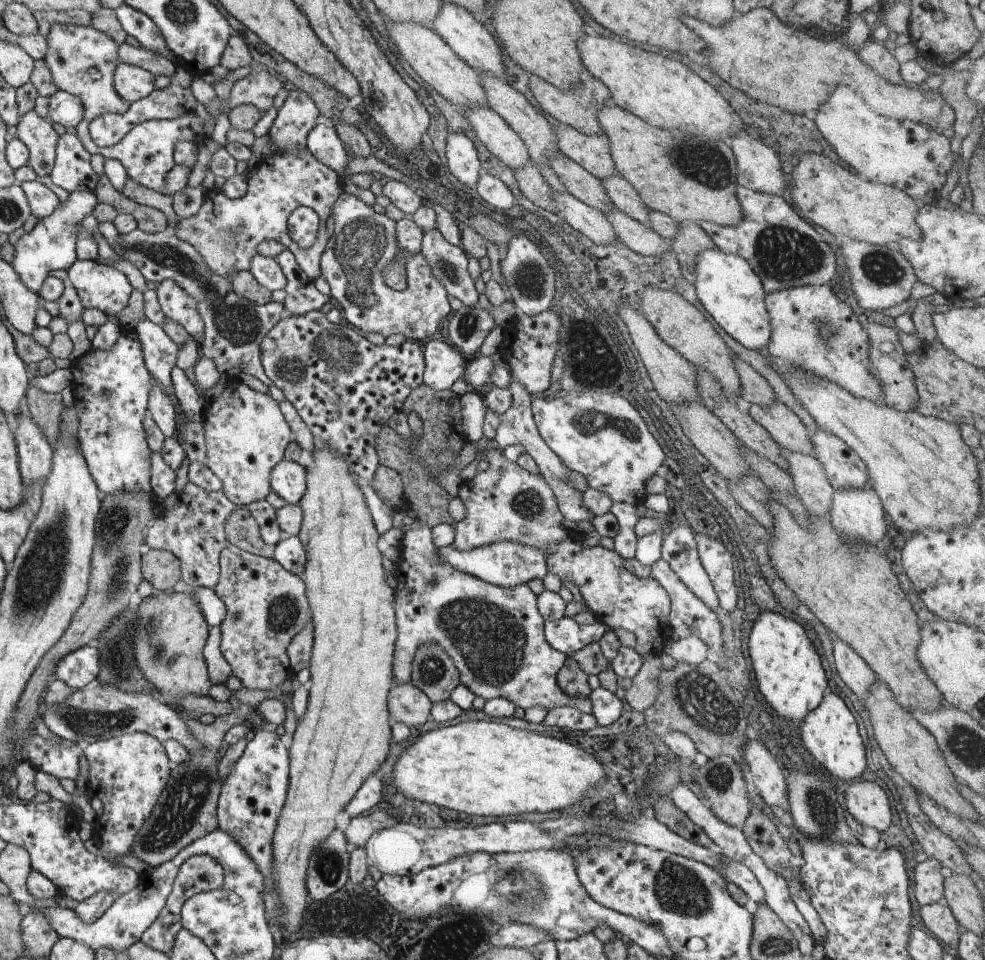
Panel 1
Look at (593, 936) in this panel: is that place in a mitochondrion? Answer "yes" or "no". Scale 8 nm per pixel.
no

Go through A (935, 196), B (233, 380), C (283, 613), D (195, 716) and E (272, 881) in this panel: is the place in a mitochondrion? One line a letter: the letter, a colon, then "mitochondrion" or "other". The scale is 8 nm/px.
A: other
B: other
C: mitochondrion
D: other
E: other

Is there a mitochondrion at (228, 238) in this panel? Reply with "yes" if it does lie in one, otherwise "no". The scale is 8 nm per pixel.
yes

